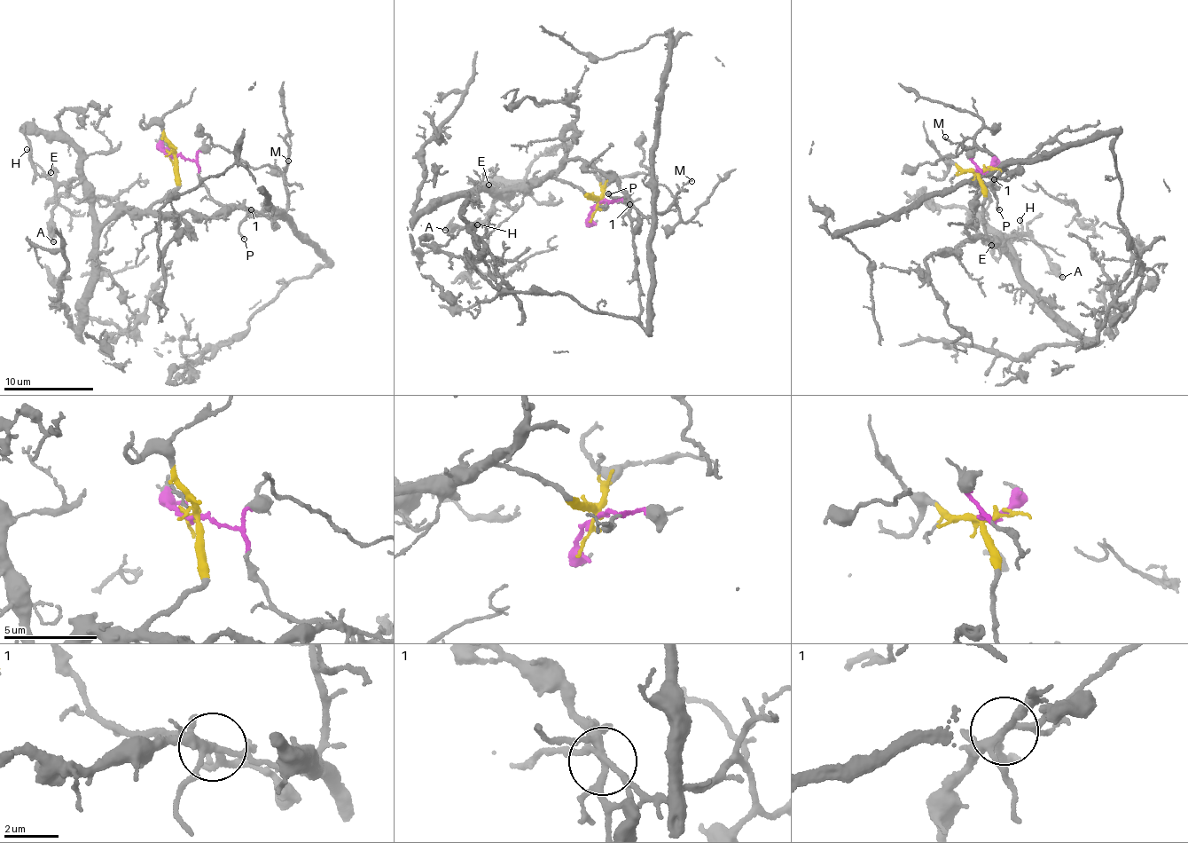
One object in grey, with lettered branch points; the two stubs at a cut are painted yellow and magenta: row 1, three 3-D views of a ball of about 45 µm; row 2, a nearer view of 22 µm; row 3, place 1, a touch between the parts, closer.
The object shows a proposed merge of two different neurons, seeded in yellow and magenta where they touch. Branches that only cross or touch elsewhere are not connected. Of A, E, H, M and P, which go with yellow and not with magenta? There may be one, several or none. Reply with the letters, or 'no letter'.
A, E, H, P

